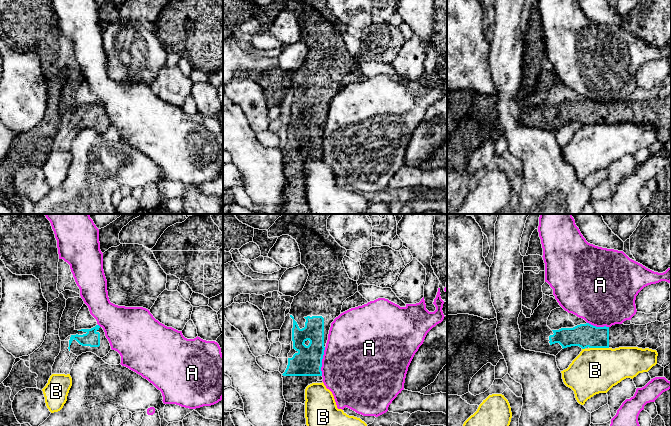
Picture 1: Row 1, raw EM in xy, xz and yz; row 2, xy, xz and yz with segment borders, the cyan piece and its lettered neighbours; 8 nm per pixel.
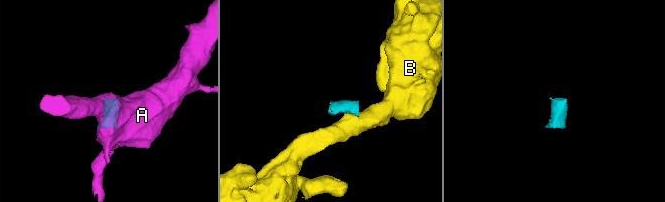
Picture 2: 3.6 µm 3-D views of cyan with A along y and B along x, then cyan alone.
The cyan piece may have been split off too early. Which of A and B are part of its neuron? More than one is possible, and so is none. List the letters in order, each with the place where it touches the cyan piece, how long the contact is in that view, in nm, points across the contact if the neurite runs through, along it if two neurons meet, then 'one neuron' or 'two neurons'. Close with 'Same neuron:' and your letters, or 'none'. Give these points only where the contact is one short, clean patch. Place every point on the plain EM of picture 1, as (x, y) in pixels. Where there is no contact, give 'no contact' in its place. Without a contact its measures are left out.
A: xz (321, 137) | 240 nm | along xz (325, 123), (321, 151) | two neurons
B: yz (599, 123) | 160 nm | along yz (589, 123), (608, 124) | two neurons
Same neuron: none

